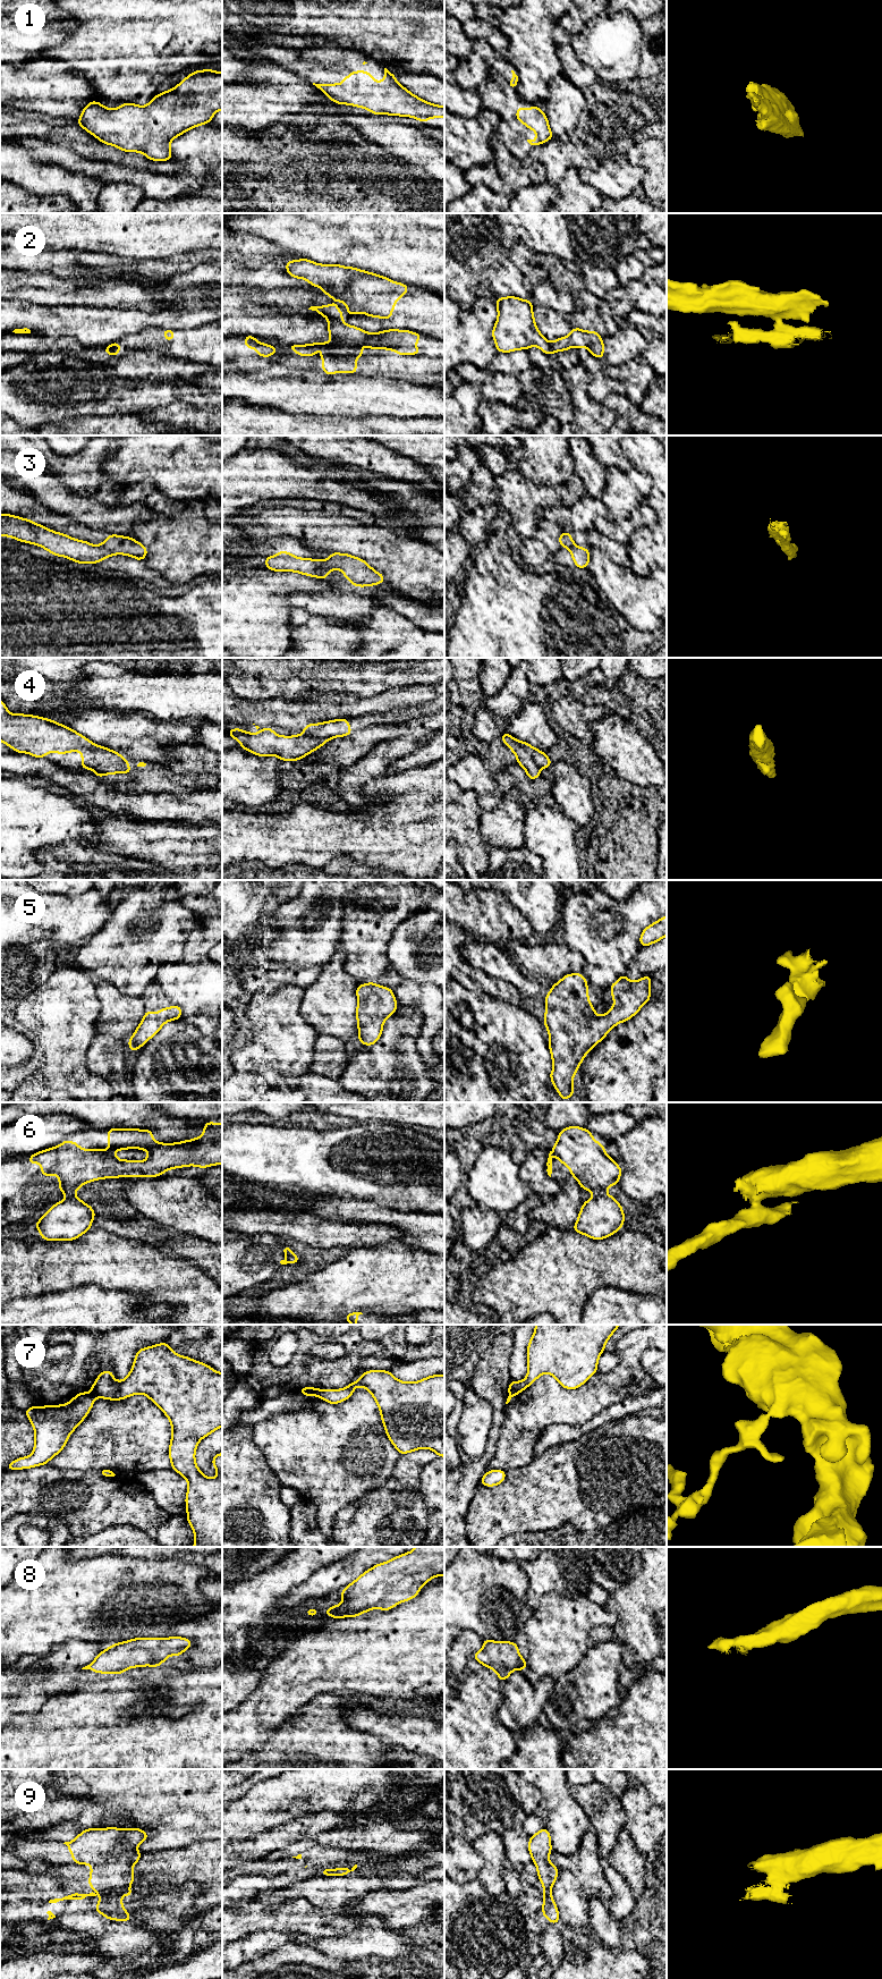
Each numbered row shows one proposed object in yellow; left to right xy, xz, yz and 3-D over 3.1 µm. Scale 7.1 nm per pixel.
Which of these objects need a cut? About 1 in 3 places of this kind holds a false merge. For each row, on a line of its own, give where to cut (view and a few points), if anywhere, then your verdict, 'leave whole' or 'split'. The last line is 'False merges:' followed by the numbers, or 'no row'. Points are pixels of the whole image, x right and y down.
1: no cut | leave whole
2: xz (341, 316), (330, 320) | split
3: xy (100, 544), (116, 554) | split
4: no cut | leave whole
5: no cut | leave whole
6: yz (604, 1192), (595, 1194) | split
7: xy (91, 1392), (95, 1396) | split
8: no cut | leave whole
9: xy (126, 1887), (101, 1891) | split
False merges: 2, 3, 6, 7, 9

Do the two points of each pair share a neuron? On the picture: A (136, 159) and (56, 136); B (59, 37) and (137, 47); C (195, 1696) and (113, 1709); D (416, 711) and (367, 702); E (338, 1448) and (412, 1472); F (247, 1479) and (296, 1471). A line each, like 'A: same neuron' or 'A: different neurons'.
A: same neuron
B: different neurons
C: same neuron
D: different neurons
E: different neurons
F: different neurons

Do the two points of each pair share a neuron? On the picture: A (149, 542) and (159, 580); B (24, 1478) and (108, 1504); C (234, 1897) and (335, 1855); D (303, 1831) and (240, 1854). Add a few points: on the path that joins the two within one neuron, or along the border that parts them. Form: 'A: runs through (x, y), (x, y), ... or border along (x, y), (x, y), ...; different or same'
A: border along (140, 561), (155, 569), (174, 583); different
B: runs through (44, 1490), (68, 1494), (87, 1500); same
C: border along (297, 1869), (271, 1877); different
D: runs through (287, 1833), (256, 1848); same

